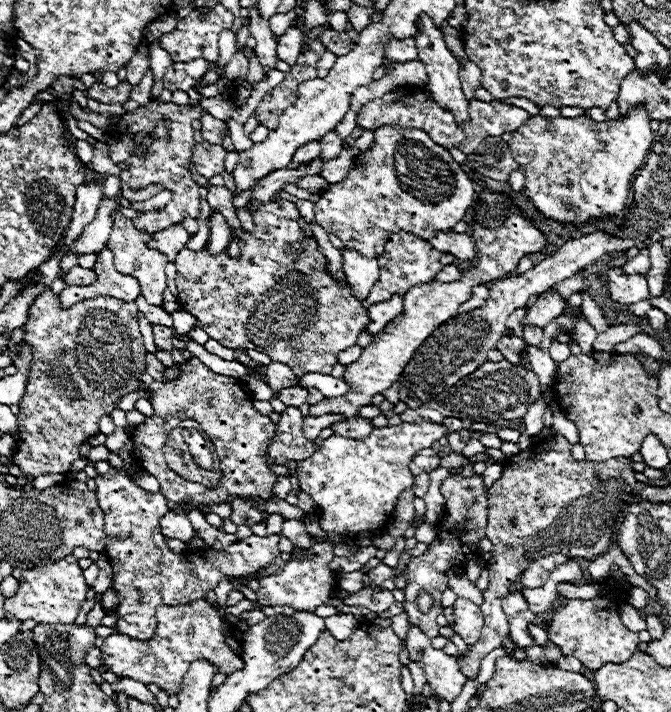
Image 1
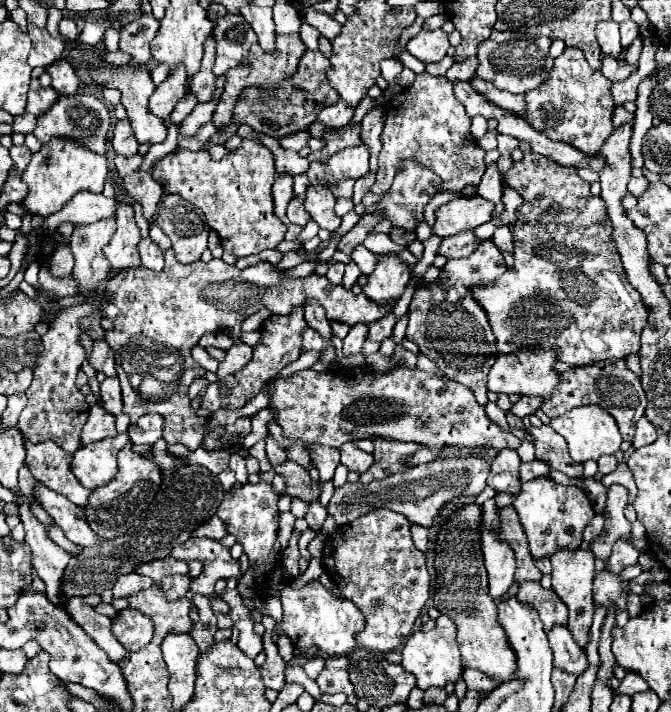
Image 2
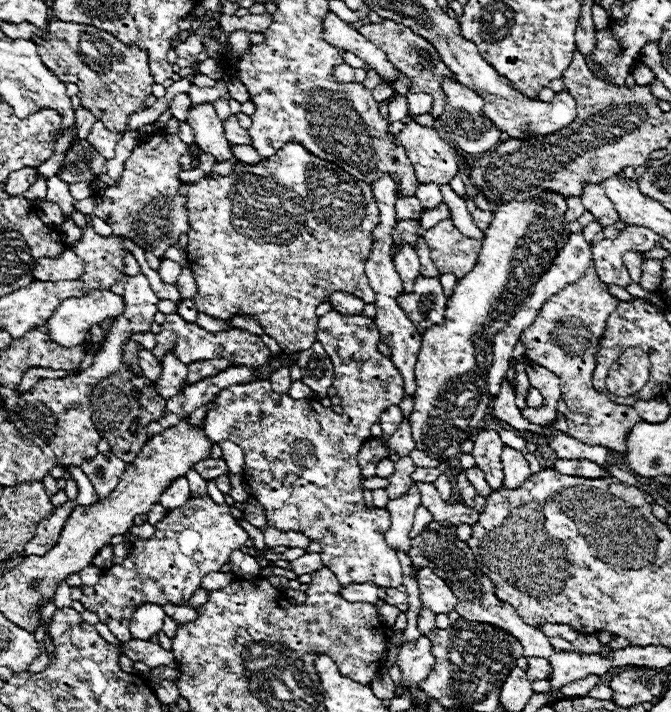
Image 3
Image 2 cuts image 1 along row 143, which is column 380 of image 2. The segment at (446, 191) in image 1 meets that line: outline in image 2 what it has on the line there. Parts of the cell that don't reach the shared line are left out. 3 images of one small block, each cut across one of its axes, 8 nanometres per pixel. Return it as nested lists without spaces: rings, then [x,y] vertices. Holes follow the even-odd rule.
[[[370,366],[364,368],[336,368],[326,372],[300,370],[286,380],[272,382],[270,408],[276,412],[276,422],[282,426],[284,434],[290,438],[300,438],[308,444],[328,444],[340,448],[350,438],[370,438],[370,436],[388,436],[390,440],[420,440],[426,446],[492,446],[496,450],[504,448],[516,450],[520,440],[510,432],[496,426],[484,412],[466,386],[452,382],[448,378],[438,378],[422,370],[410,370],[398,366],[390,372],[376,372]]]

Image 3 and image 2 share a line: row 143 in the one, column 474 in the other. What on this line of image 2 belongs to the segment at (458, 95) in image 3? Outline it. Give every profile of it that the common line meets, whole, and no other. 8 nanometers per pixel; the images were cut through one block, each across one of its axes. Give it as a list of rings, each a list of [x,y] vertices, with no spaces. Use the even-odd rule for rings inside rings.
[[[480,456],[440,458],[440,460],[432,460],[432,462],[414,466],[412,472],[396,474],[396,476],[384,478],[376,484],[368,484],[368,488],[364,488],[360,482],[356,482],[356,484],[346,482],[342,488],[338,488],[334,492],[326,510],[342,526],[342,524],[350,524],[352,520],[364,516],[366,512],[370,512],[376,506],[384,506],[384,508],[390,508],[390,510],[404,514],[414,524],[430,528],[438,522],[440,510],[450,500],[456,500],[460,496],[476,498],[486,488],[488,472],[490,472],[490,464]]]

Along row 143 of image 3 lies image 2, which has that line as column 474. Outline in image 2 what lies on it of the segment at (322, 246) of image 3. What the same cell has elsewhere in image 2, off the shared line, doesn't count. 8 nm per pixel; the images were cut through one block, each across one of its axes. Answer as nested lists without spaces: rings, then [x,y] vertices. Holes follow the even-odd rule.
[[[526,152],[520,162],[514,162],[508,170],[506,184],[524,196],[520,224],[514,228],[514,266],[496,280],[496,284],[474,288],[476,300],[480,300],[480,306],[488,312],[496,336],[496,350],[512,352],[522,346],[560,348],[560,360],[572,366],[636,354],[640,350],[640,334],[648,324],[650,308],[640,298],[640,292],[628,282],[620,254],[610,238],[612,228],[604,226],[608,212],[602,198],[590,194],[590,184],[582,180],[574,168],[564,168],[536,152]],[[552,202],[558,202],[564,212],[540,216]]]

